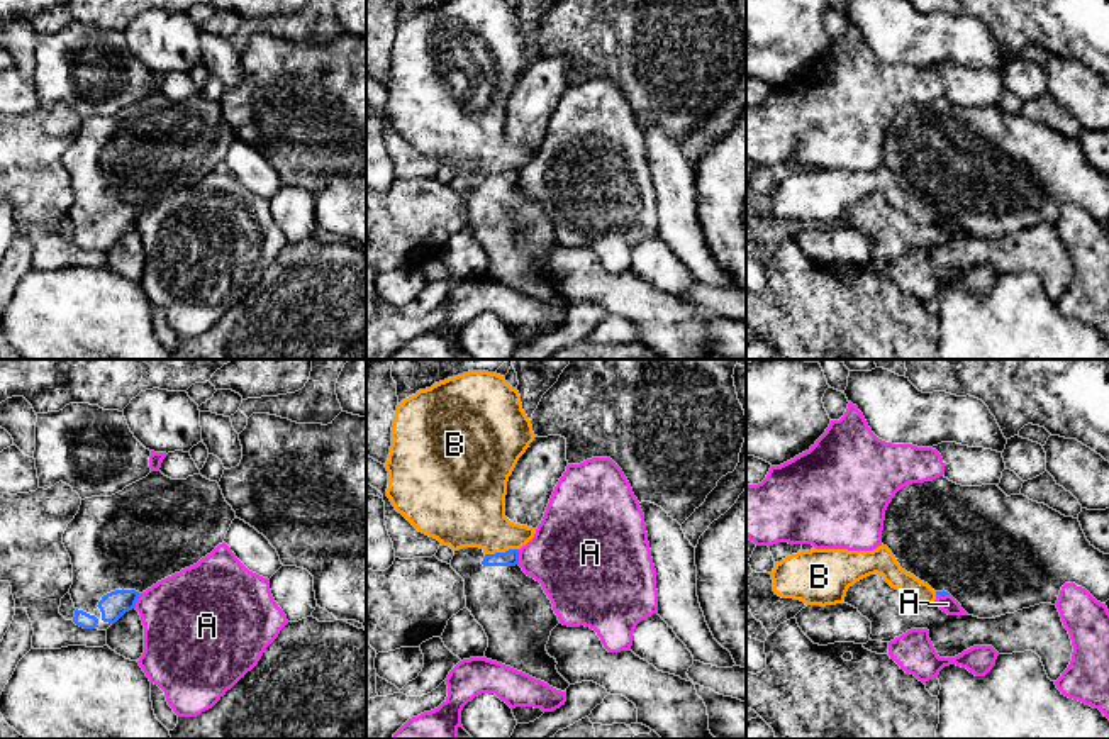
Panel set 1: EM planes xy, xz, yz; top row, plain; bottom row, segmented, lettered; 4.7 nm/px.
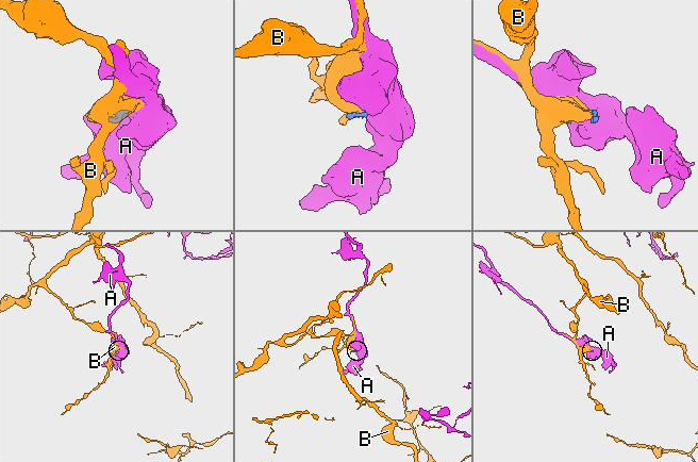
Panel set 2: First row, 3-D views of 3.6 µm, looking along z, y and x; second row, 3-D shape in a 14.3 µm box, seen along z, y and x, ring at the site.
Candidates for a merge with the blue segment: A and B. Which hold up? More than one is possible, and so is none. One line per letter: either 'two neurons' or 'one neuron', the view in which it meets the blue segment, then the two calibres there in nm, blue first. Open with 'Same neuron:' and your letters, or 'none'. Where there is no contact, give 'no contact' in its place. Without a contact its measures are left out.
Same neuron: none
A: two neurons; meets blue in xy; 130 nm thick on the blue side, 400 nm on the other
B: two neurons; meets blue in xz; 80 nm thick on the blue side, 340 nm on the other

